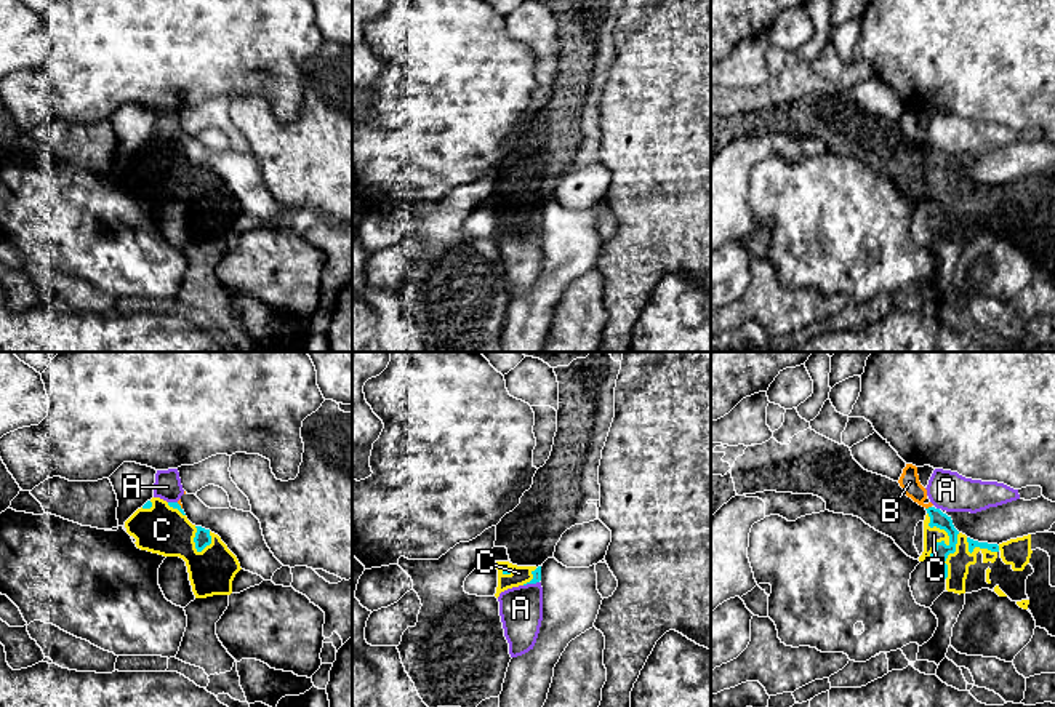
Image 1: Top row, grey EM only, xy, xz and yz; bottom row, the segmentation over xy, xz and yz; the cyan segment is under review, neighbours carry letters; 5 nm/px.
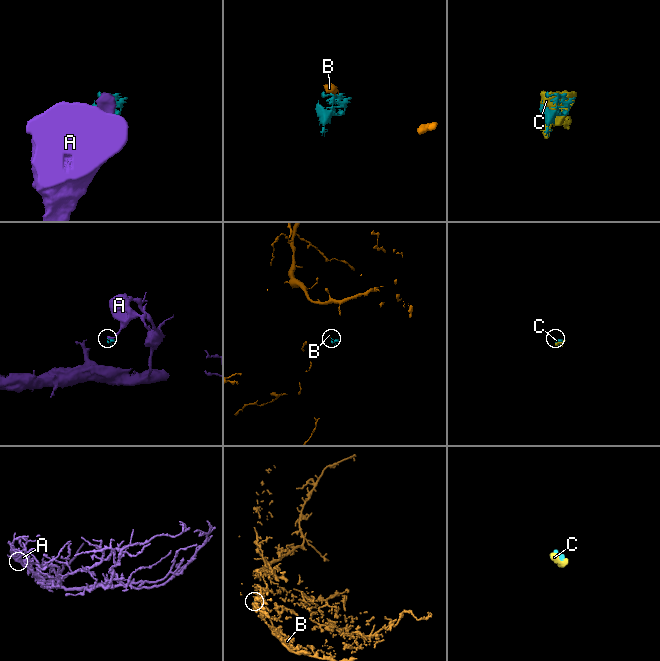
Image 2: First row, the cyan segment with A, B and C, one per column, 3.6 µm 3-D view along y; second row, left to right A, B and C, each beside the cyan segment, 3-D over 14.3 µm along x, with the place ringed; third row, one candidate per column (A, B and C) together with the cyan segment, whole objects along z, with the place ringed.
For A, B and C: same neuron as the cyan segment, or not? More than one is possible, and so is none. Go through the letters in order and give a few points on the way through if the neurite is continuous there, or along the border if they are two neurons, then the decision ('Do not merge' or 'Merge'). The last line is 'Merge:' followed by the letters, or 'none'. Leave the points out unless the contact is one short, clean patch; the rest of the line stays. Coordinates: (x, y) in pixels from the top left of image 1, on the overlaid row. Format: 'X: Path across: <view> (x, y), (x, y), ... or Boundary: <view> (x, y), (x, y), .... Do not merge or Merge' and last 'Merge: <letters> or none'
A: Boundary: xz (538, 581), (524, 586). Do not merge
B: Boundary: yz (930, 506), (926, 509). Do not merge
C: Merge
Merge: C

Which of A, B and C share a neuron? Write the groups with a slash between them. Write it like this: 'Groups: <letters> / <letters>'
Groups: A / B / C

